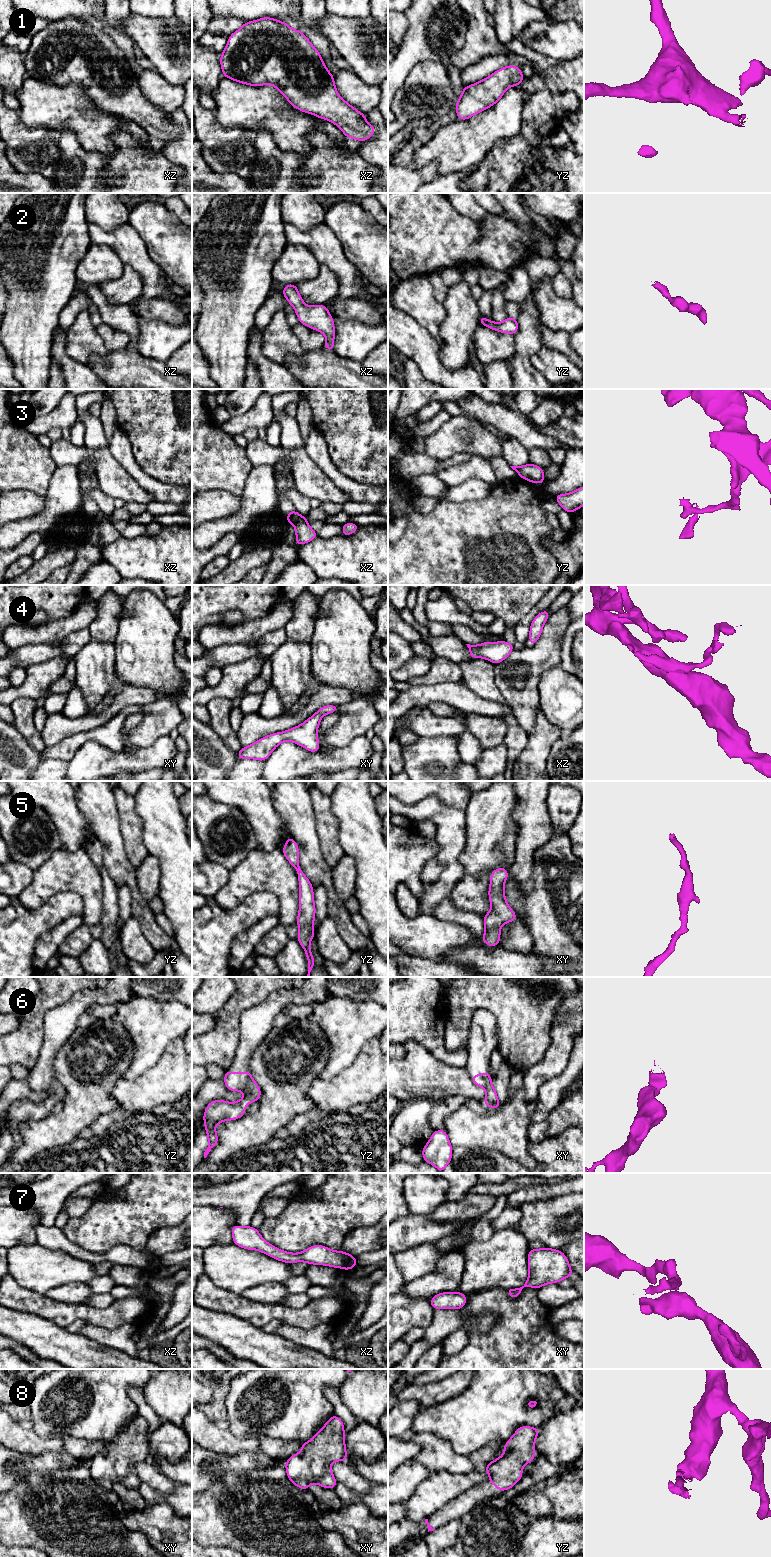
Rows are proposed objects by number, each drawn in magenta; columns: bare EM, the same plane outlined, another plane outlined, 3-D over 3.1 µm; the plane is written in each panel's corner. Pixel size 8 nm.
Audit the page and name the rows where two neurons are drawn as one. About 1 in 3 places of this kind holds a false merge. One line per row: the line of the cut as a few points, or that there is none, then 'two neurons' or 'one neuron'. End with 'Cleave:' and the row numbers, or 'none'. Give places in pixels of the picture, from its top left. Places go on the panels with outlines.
1: no cut | one neuron
2: no cut | one neuron
3: xz (306, 521), (299, 520), (294, 524) | two neurons
4: no cut | one neuron
5: no cut | one neuron
6: no cut | one neuron
7: no cut | one neuron
8: no cut | one neuron
Cleave: 3

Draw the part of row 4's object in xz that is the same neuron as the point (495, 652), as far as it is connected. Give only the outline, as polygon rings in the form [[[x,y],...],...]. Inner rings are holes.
[[[504,640],[500,642],[483,642],[480,645],[466,644],[470,657],[485,658],[494,665],[506,659],[514,650],[514,645]]]

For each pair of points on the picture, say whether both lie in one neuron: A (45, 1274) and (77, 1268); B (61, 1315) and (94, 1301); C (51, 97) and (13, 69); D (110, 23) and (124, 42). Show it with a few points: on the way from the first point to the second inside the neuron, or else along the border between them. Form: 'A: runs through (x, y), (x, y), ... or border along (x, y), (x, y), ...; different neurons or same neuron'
A: runs through (53, 1268), (69, 1268); same neuron
B: border along (83, 1302), (96, 1307), (107, 1307), (110, 1304); different neurons
C: border along (27, 77), (18, 92), (19, 101); different neurons
D: runs through (114, 28), (119, 37); same neuron

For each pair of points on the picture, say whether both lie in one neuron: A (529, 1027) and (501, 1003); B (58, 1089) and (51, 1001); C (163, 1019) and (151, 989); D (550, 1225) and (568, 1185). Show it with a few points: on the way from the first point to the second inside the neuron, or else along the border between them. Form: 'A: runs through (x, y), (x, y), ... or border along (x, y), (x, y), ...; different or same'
A: runs through (522, 1020), (508, 1006); same
B: border along (72, 995), (67, 1001), (46, 1013), (43, 1030); different
C: border along (131, 995), (152, 996), (159, 1001), (177, 1001); different
D: border along (573, 1192), (541, 1201); different

